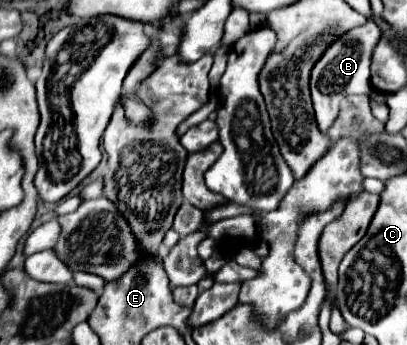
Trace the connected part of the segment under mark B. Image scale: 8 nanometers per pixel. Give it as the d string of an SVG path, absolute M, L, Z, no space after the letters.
M367 19L363 27L357 27L343 37L339 37L319 59L319 63L313 67L311 73L311 95L313 95L313 105L315 105L315 119L319 131L327 133L333 125L333 121L339 115L339 103L347 95L353 93L365 93L369 95L371 83L369 83L369 59L371 59L371 47L375 47L381 31L373 19Z

